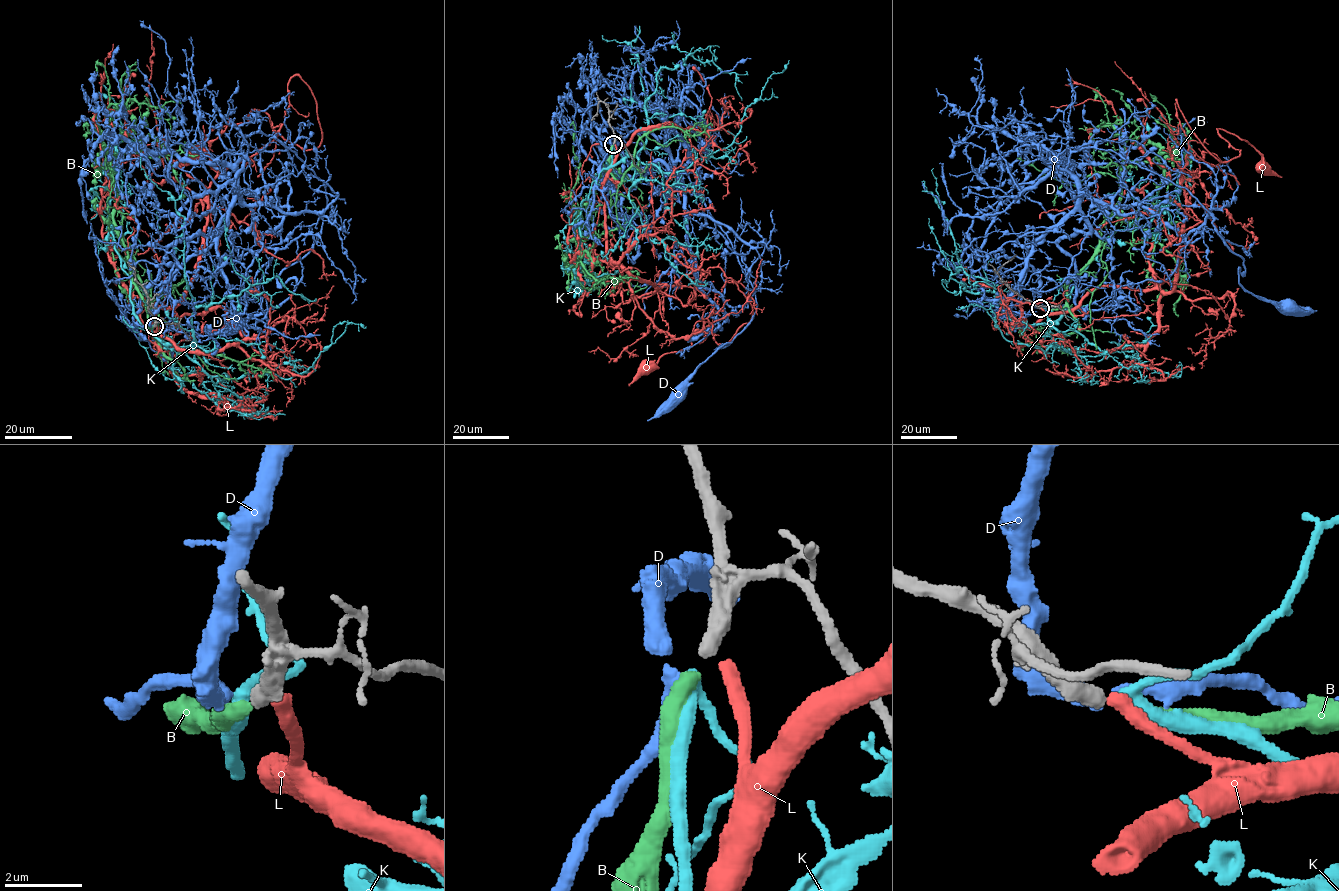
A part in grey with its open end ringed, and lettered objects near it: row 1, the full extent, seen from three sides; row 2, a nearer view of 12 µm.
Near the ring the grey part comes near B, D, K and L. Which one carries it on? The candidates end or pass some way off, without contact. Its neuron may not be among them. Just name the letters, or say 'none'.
B

